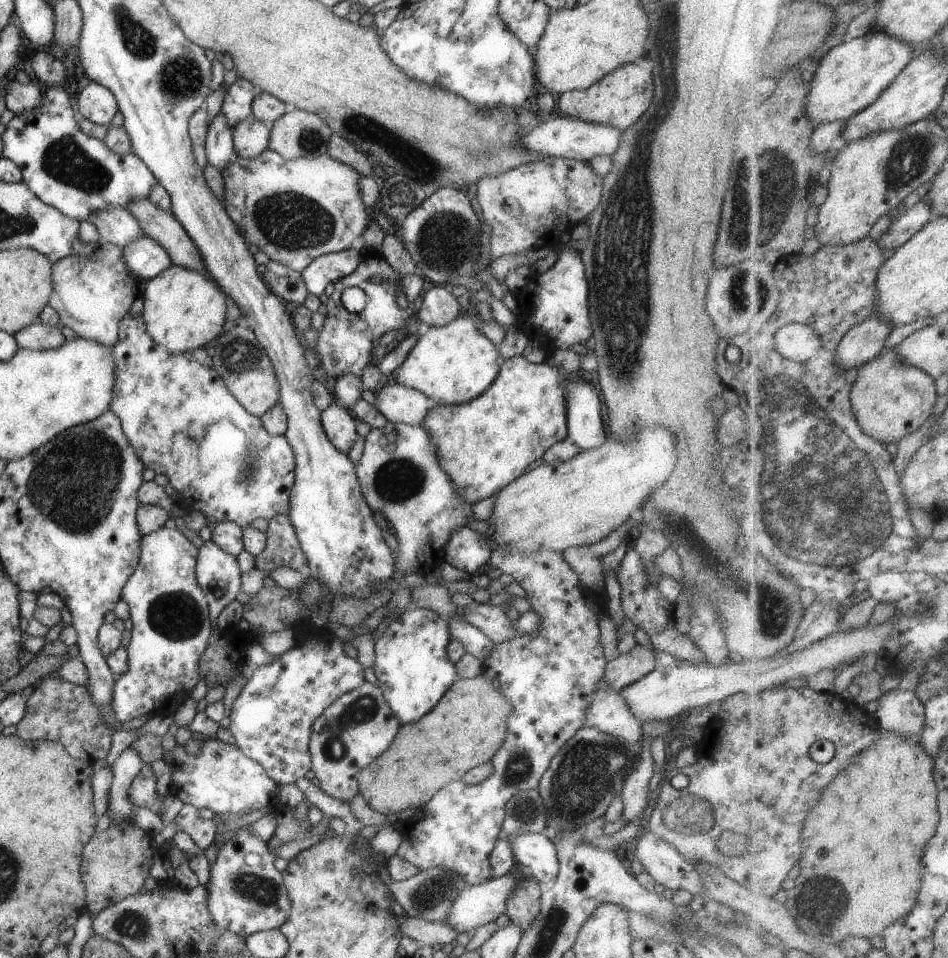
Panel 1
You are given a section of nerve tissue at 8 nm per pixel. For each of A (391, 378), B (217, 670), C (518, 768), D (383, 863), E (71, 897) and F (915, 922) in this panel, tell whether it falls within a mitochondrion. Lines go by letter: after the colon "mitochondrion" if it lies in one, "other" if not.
A: other
B: other
C: mitochondrion
D: other
E: other
F: other

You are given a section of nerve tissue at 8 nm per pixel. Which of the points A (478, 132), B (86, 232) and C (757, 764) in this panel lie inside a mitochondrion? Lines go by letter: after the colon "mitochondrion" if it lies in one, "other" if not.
A: other
B: other
C: other

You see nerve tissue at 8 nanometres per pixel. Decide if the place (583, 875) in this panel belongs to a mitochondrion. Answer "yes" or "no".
no

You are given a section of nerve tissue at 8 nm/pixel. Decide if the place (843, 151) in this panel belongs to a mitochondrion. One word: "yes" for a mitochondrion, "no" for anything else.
no

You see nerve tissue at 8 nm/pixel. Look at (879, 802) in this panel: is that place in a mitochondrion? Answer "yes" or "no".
no

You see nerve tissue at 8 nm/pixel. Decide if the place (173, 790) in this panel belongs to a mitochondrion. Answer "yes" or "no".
no

